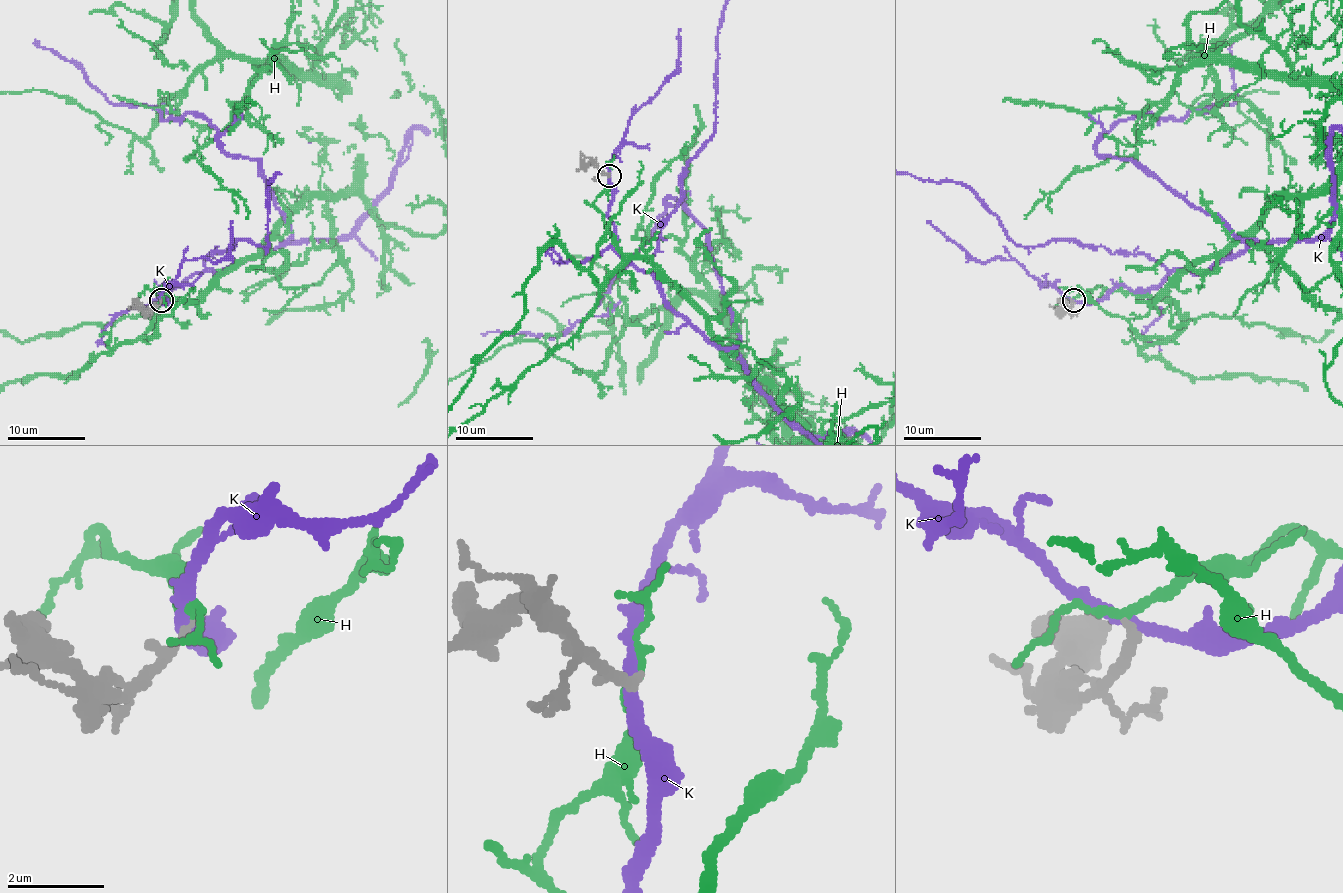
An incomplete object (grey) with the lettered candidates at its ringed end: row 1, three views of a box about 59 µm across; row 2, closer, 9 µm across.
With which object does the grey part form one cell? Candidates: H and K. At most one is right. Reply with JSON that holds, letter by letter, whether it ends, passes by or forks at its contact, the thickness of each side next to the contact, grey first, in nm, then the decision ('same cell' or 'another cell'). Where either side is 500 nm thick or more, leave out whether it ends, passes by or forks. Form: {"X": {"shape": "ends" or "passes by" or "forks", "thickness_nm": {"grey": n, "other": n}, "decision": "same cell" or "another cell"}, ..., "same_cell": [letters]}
{"H": {"shape": "passes by", "thickness_nm": {"grey": 240, "other": 180}, "decision": "another cell"}, "K": {"shape": "passes by", "thickness_nm": {"grey": 240, "other": 240}, "decision": "another cell"}, "same_cell": []}

